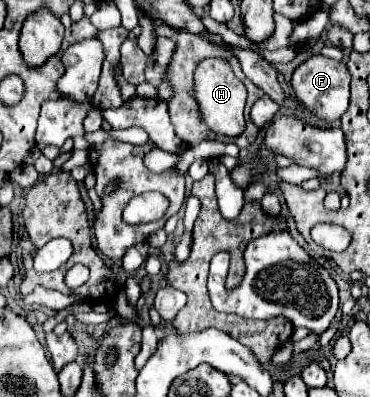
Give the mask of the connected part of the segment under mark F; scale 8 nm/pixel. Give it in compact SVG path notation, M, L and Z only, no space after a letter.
M322 54L310 56L292 74L292 88L294 88L296 98L310 112L314 112L318 118L324 118L328 122L338 120L346 112L348 98L350 98L350 88L348 86L350 86L350 72L348 72L346 64L344 62L338 62L338 60L324 58Z

